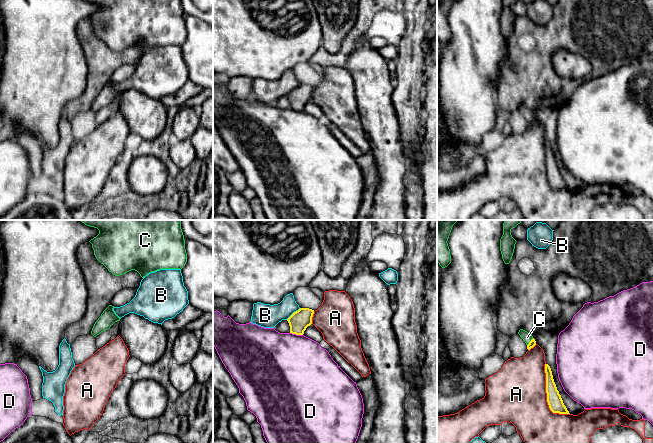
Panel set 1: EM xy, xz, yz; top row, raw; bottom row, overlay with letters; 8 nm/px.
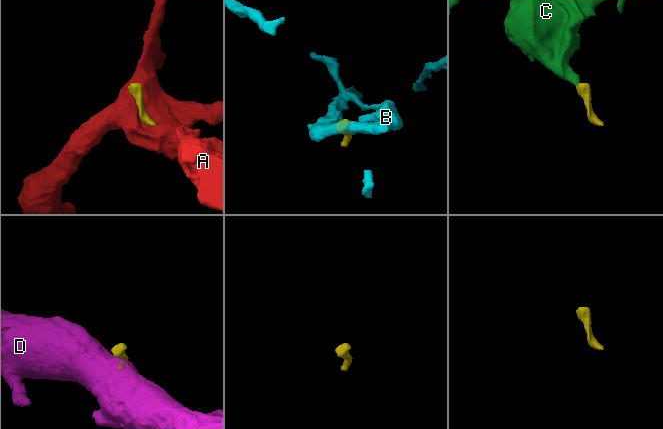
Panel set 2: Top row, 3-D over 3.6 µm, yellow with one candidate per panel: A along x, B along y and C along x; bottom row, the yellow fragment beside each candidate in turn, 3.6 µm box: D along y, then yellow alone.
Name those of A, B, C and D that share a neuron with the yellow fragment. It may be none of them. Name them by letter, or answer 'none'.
C

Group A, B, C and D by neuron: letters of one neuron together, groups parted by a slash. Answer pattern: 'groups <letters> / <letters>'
groups A / B / C / D

